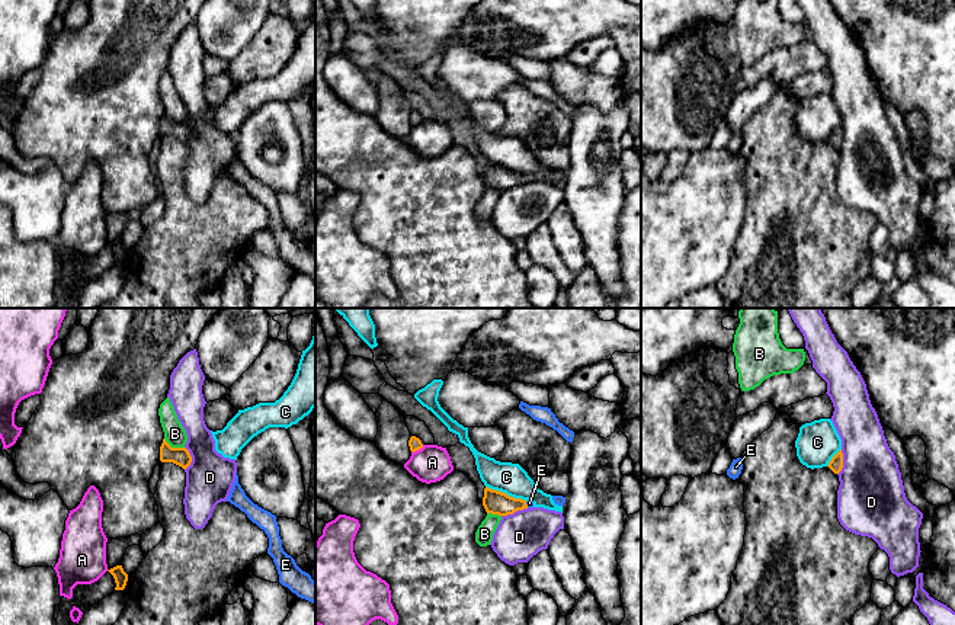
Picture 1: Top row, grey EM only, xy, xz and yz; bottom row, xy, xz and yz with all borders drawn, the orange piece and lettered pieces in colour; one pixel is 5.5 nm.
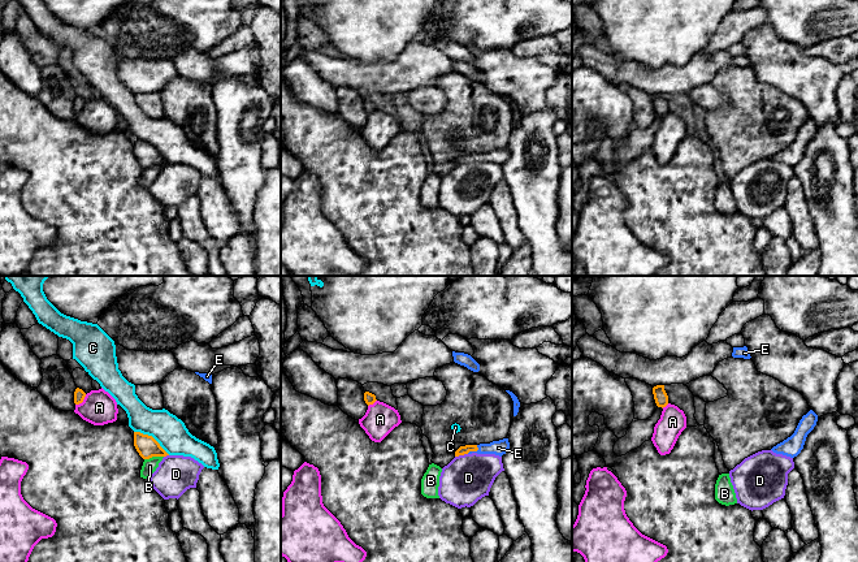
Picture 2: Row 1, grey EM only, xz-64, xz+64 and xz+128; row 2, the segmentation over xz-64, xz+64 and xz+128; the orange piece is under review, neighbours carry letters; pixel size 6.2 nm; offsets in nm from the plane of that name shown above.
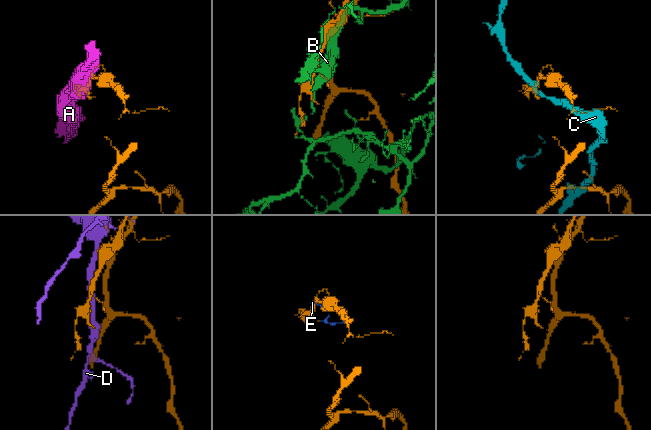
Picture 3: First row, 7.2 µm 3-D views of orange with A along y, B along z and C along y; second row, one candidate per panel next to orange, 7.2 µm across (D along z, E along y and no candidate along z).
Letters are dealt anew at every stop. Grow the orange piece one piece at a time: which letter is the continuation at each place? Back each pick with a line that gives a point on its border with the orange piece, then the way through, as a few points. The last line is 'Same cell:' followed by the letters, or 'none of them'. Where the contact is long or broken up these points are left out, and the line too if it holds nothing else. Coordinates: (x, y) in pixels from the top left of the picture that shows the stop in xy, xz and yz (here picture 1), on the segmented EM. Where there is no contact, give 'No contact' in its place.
E: Touches orange at xz (526, 505). Path across: xz (494, 502), (502, 505), (526, 505), (529, 503)
Same cell: E

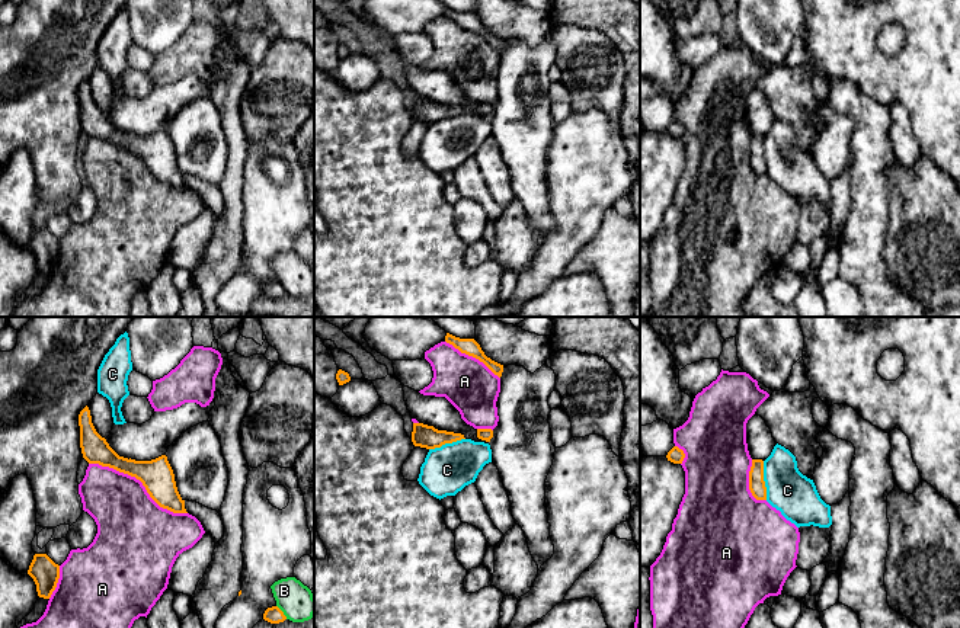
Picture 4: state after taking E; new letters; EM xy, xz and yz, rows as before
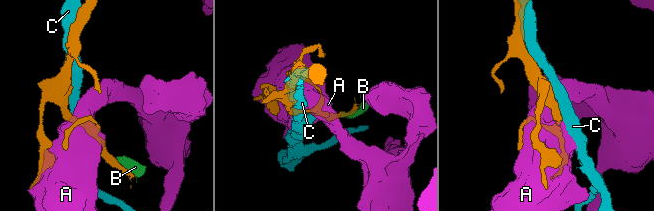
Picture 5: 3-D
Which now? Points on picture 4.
Same cell: none of them

